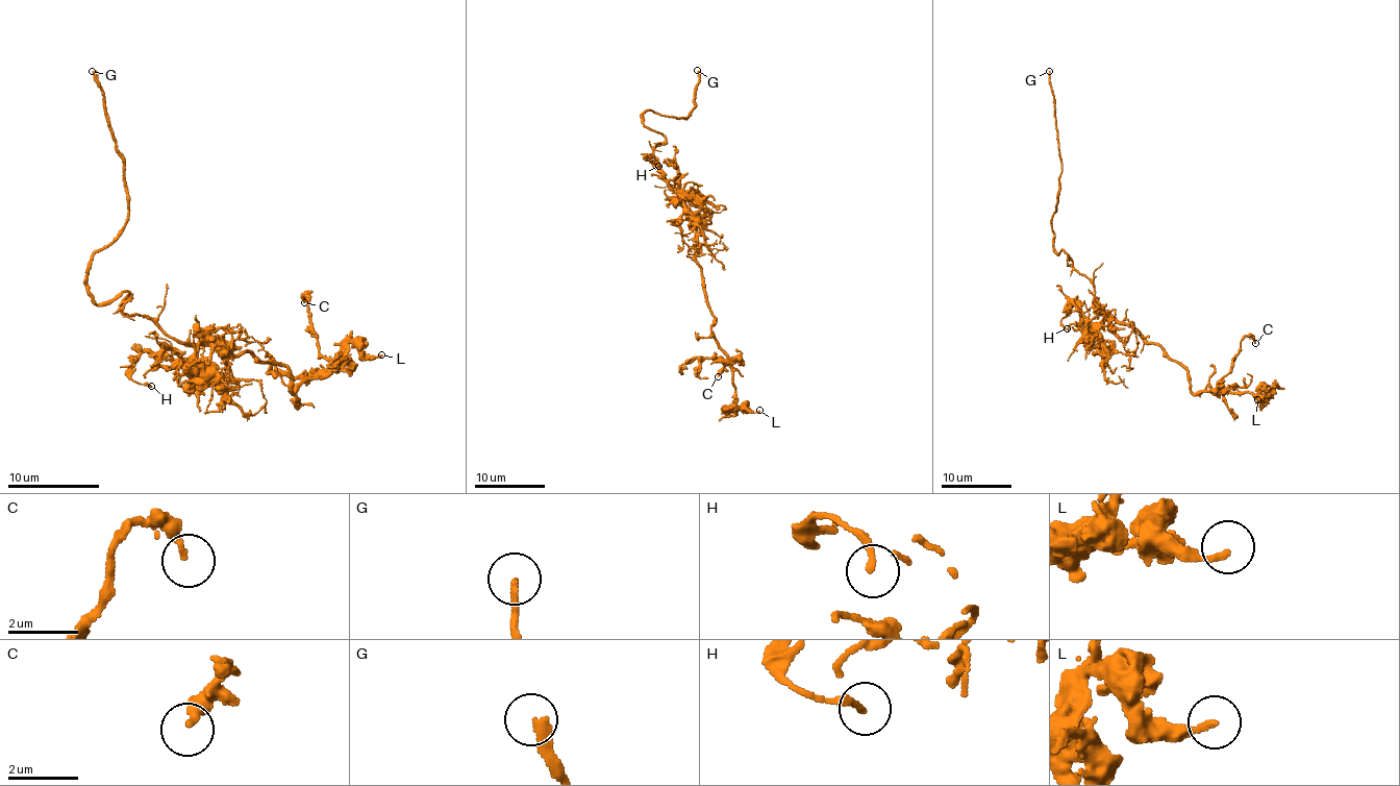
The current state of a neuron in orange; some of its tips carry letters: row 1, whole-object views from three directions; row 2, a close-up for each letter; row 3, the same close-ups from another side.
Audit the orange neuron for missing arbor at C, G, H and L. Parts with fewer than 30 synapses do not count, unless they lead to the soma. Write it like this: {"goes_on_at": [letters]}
{"goes_on_at": ["G"]}

